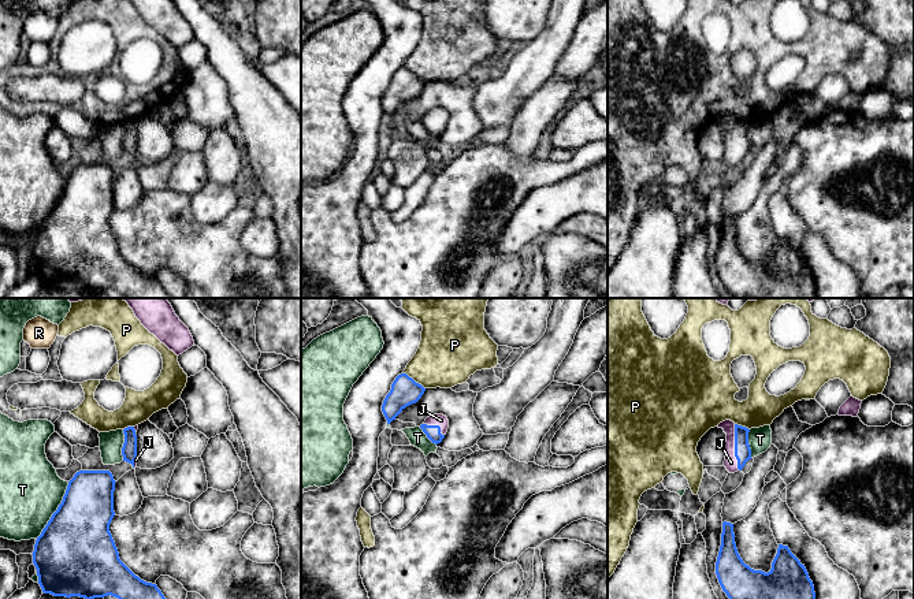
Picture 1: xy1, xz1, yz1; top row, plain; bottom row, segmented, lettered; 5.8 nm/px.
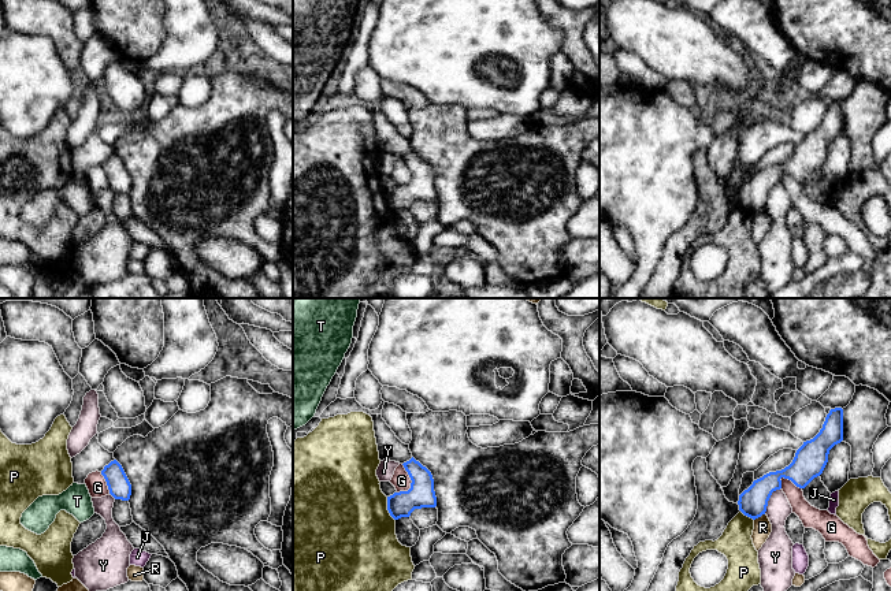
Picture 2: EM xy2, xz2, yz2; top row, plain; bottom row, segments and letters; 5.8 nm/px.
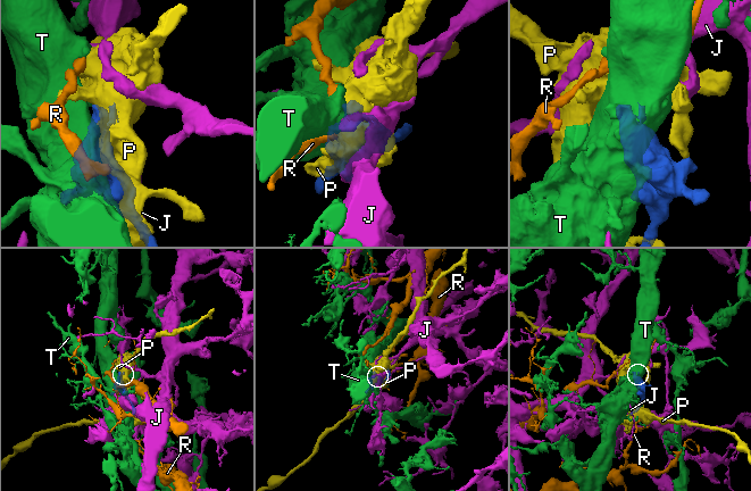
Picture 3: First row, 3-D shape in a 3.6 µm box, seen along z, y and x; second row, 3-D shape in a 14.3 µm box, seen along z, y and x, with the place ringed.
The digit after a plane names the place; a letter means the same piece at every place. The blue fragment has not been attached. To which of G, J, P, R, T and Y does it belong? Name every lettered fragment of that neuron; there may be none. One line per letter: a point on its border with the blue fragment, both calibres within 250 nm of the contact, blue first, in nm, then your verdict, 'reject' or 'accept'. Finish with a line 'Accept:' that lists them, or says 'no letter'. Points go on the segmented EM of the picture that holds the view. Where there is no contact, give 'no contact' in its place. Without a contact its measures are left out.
G: meets blue in xz2 at (412, 482); 150 nm thick on the blue side, 110 nm on the other; reject
J: meets blue in yz1 at (735, 447); 100 nm thick on the blue side, 80 nm on the other; accept
P: meets blue in xz2 at (388, 509); 150 nm thick on the blue side, 500 nm on the other; reject
R: meets blue in yz2 at (758, 516); 170 nm thick on the blue side, 110 nm on the other; reject
T: meets blue in xy1 at (55, 512); 440 nm thick on the blue side, 360 nm on the other; reject
Y: meets blue in yz2 at (768, 500); 170 nm thick on the blue side, 140 nm on the other; reject
Accept: J

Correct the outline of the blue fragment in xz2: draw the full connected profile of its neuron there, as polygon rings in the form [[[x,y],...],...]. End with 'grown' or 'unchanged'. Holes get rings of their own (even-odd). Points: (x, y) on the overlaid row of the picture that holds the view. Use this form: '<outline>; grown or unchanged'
[[[413,457],[402,465],[412,483],[408,491],[394,492],[387,497],[387,510],[394,520],[409,517],[415,509],[437,506],[431,472]]]; unchanged

